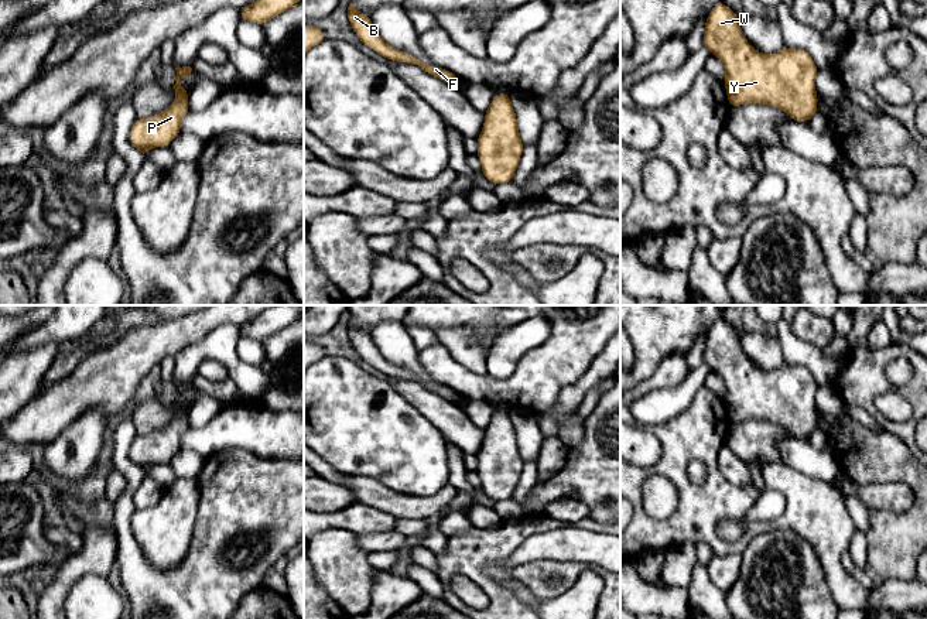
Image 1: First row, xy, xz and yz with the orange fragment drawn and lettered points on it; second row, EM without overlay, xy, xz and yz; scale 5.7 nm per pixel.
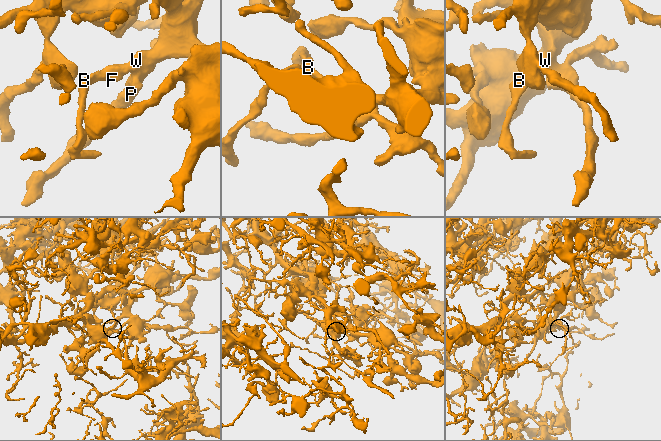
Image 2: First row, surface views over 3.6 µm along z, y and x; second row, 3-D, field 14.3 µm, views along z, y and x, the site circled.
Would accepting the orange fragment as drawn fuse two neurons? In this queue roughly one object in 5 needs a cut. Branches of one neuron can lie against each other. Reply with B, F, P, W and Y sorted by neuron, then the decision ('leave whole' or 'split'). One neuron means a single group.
B F P W Y; leave whole

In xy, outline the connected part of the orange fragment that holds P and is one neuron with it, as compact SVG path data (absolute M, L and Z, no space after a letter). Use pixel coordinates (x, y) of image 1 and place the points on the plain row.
M194 380L175 384L177 400L172 403L177 408L174 418L158 431L147 435L136 435L130 447L130 459L143 473L155 464L170 464L181 448L181 438L189 430L188 407L179 397L195 389Z

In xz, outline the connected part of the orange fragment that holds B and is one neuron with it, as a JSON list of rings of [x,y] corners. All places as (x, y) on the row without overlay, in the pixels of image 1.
[[[352,319],[348,324],[348,335],[358,355],[367,365],[376,367],[383,375],[389,377],[418,382],[424,389],[441,396],[448,401],[455,401],[461,397],[461,394],[458,394],[448,386],[431,383],[430,380],[425,380],[421,375],[415,375],[407,369],[390,363],[387,359],[383,358],[383,355],[372,341],[370,332],[358,328]]]

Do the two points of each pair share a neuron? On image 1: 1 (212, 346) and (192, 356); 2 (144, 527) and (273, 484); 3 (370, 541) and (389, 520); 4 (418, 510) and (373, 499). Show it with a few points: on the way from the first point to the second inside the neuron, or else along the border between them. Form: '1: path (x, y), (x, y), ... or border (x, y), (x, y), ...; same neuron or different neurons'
1: path (208, 349), (197, 354); same neuron
2: border (195, 479), (199, 488), (199, 503), (190, 541); different neurons
3: border (393, 529), (370, 530), (358, 534); different neurons
4: path (407, 506), (399, 506), (385, 499); same neuron

